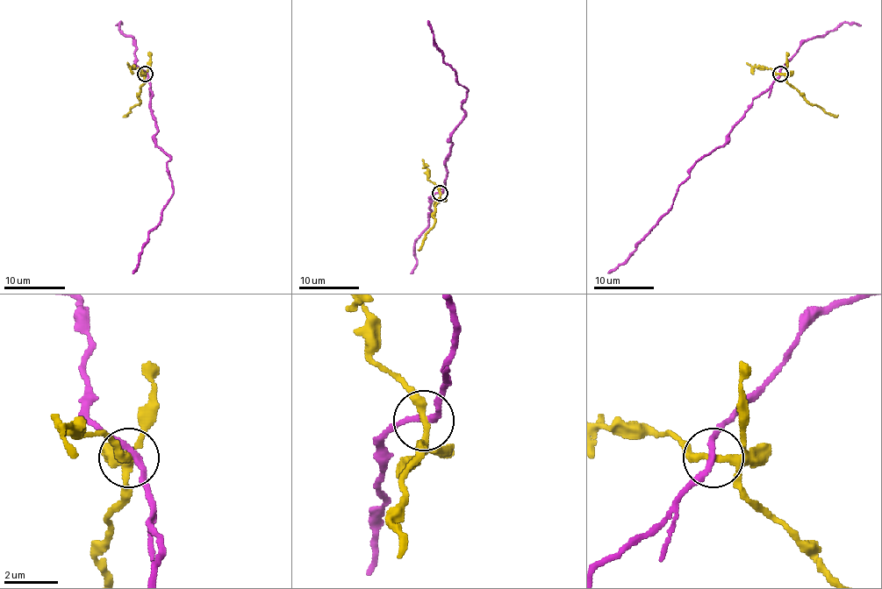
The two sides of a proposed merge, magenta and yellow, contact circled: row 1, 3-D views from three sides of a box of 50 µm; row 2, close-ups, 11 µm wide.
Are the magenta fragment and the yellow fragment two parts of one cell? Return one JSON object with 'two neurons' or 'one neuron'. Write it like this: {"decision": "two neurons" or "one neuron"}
{"decision": "two neurons"}

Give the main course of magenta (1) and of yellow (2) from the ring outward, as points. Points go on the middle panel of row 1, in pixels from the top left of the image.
1: (440, 194), (445, 184), (450, 136), (465, 115), (462, 106), (468, 89), (444, 61), (427, 21)
2: (440, 194), (440, 201), (434, 207), (434, 222), (418, 251)

